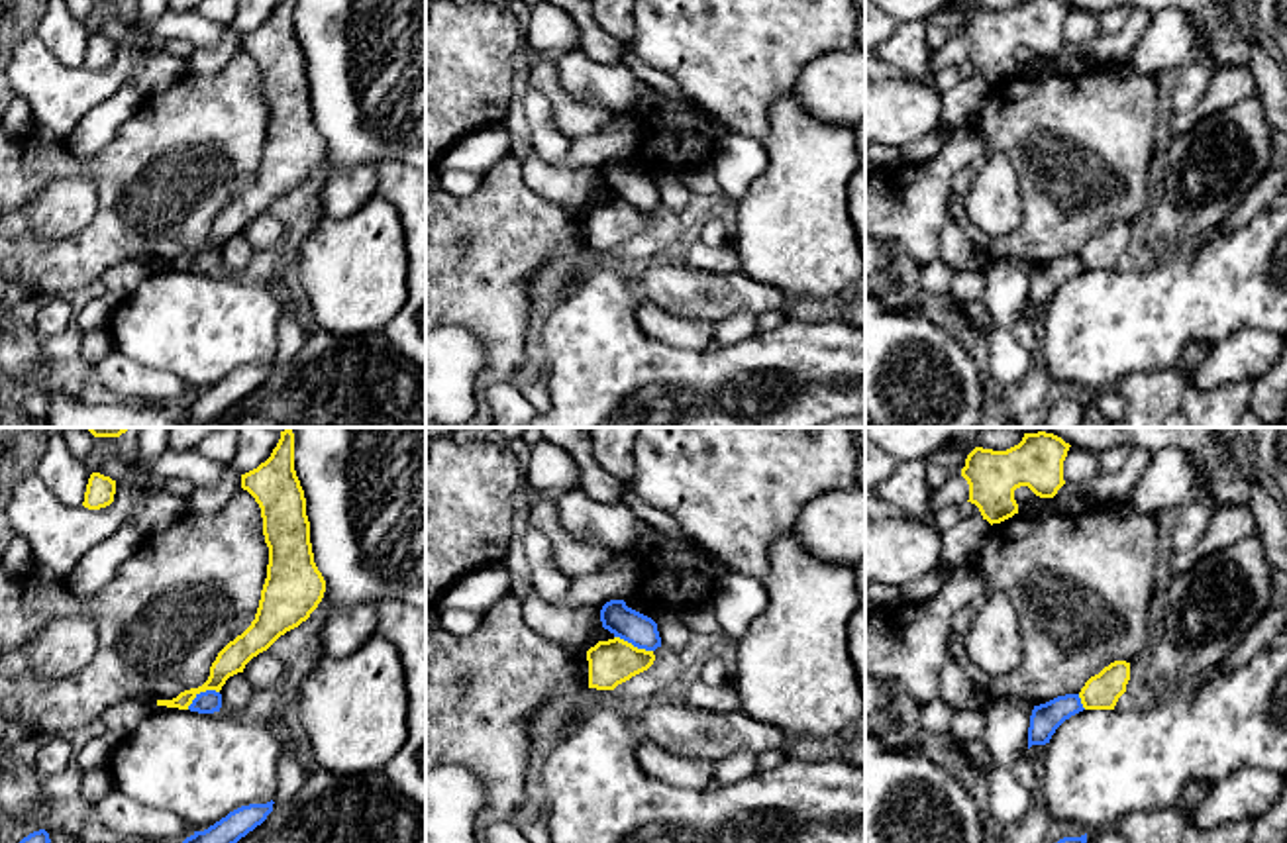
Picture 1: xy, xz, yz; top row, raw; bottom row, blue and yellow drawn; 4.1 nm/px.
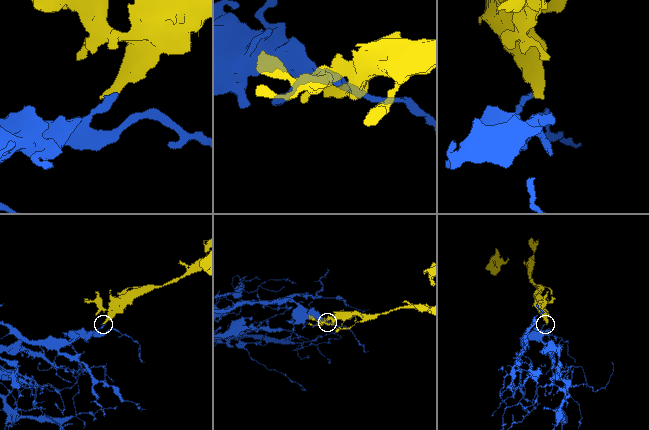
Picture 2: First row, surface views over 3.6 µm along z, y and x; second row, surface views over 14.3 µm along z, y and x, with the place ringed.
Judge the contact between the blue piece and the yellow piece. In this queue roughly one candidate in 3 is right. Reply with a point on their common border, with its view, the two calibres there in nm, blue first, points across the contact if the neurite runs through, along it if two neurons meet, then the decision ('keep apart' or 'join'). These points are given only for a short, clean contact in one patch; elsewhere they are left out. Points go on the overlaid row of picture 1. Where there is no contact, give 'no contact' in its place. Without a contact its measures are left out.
meets blue in xz at (634, 645); 130 nm thick on the blue side, 190 nm on the other; border along xz (615, 636), (652, 651); keep apart

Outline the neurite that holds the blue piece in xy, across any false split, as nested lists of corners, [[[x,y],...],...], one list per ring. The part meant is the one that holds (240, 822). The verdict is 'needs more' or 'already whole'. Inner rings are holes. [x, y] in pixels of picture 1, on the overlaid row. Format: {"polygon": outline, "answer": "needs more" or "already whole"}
{"polygon": [[[273,800],[267,804],[249,804],[230,812],[204,831],[194,831],[182,843],[237,843],[273,812]]], "answer": "already whole"}

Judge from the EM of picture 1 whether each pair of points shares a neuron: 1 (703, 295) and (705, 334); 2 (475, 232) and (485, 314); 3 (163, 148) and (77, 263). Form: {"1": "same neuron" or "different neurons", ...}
{"1": "different neurons", "2": "same neuron", "3": "same neuron"}

